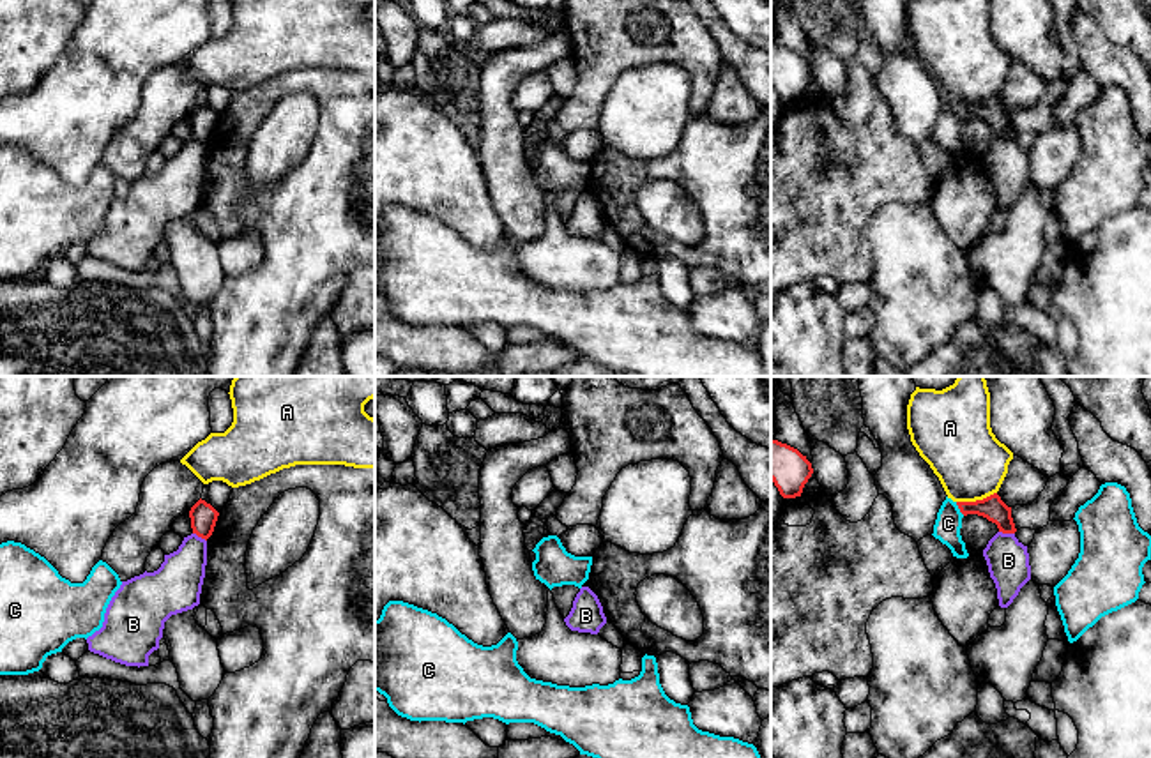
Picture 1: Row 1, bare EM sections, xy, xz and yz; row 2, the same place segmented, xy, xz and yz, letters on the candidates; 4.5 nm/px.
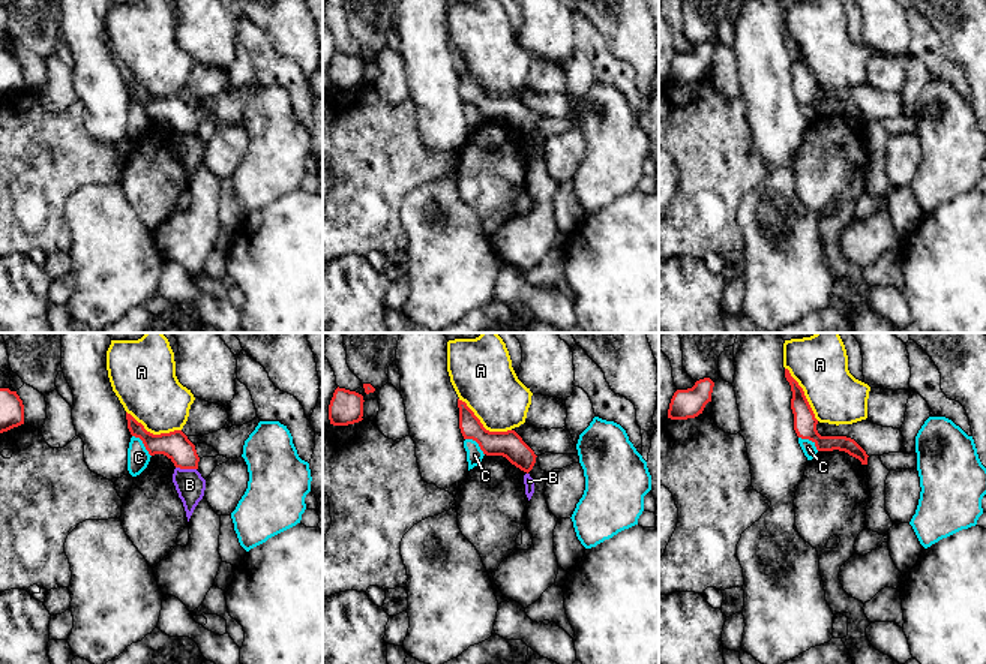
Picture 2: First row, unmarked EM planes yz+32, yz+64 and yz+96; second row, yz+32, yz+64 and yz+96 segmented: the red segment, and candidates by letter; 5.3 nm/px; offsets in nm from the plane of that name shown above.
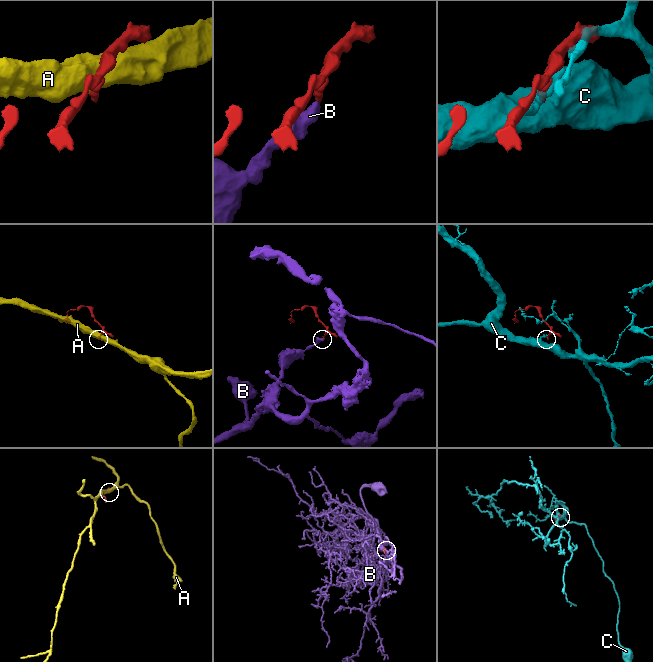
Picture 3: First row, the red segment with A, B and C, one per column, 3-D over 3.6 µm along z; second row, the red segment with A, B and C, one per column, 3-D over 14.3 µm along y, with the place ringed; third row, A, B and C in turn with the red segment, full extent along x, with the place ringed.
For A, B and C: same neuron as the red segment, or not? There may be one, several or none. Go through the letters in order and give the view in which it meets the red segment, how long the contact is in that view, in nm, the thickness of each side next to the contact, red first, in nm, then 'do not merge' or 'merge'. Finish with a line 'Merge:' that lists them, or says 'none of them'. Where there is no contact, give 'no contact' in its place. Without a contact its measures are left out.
A: contact in yz; length 190 nm; calibres 110 and 320 nm; do not merge
B: contact in yz; length 70 nm; calibres 110 and 190 nm; do not merge
C: contact in yz; length 80 nm; calibres 110 and 120 nm; do not merge
Merge: none of them

